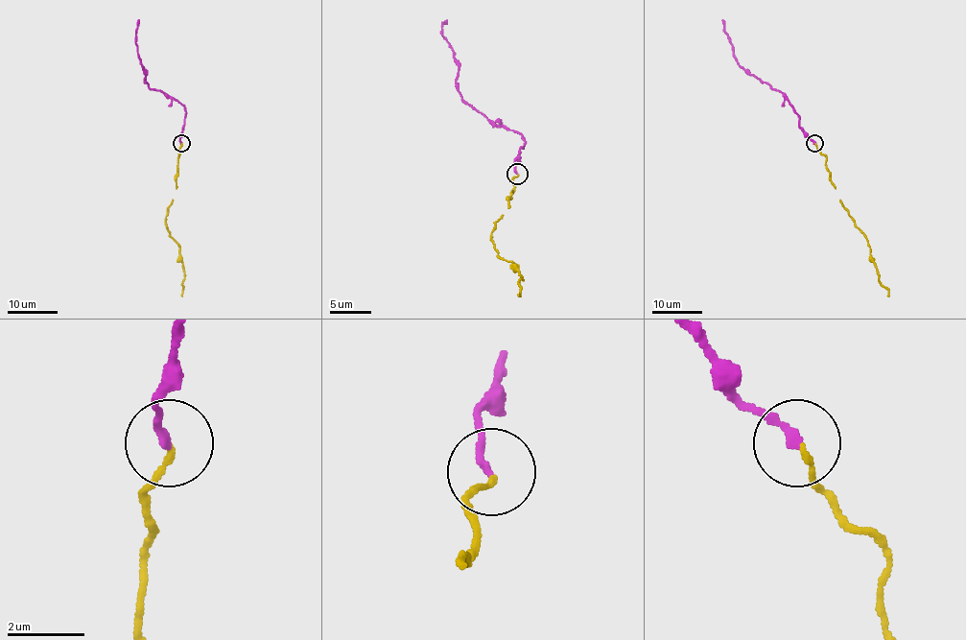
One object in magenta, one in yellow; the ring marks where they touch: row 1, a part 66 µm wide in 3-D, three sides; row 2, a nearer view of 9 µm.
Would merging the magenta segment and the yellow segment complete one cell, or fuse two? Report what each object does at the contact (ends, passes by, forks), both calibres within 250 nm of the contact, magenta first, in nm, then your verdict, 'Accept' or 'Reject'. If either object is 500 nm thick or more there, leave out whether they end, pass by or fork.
At the ring magenta ends. At the ring yellow ends. Thickness 190 nm (magenta) against 140 nm. Accept

